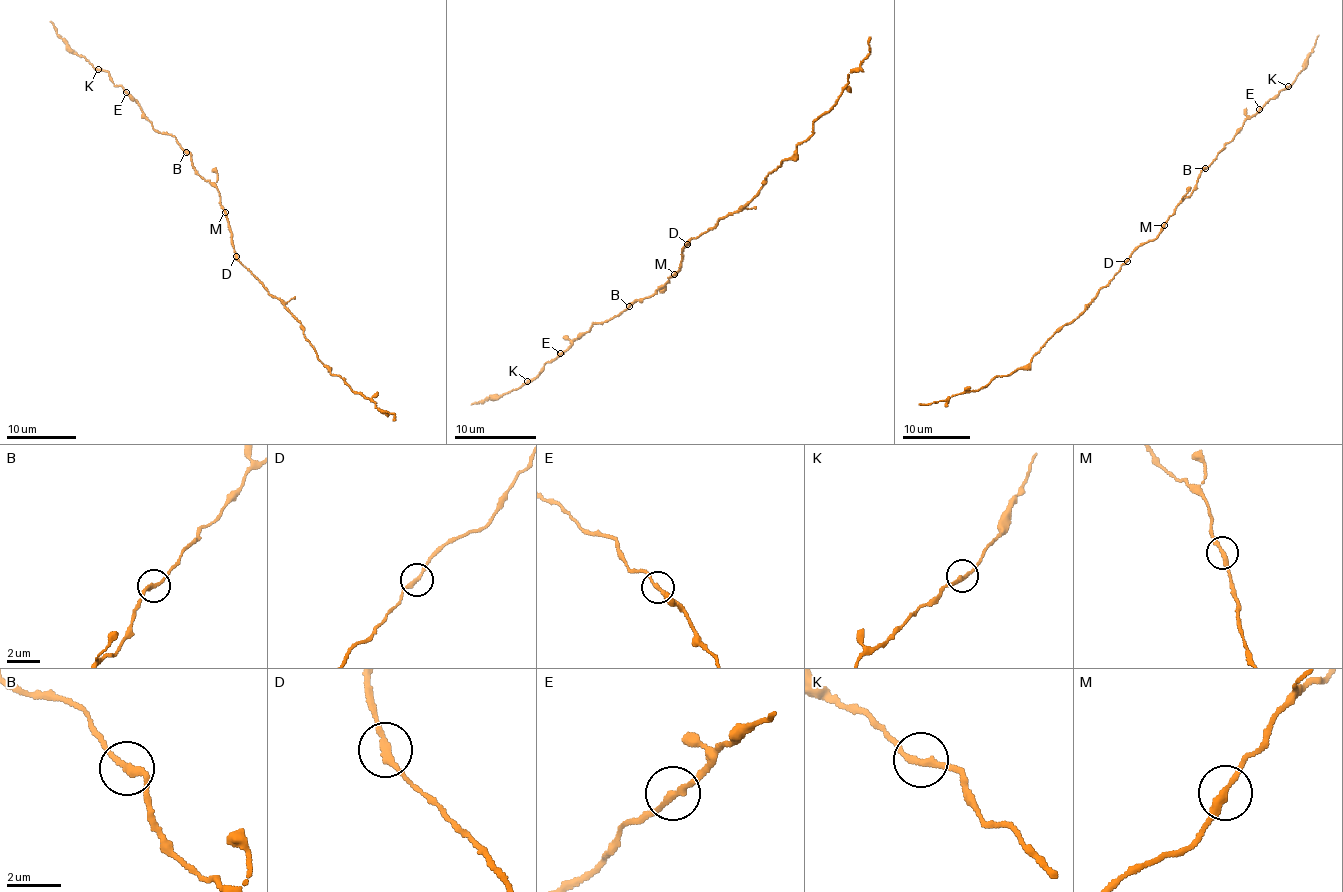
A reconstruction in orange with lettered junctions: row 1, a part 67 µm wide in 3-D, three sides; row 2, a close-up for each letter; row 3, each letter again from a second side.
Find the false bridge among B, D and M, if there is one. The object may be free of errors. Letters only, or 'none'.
none

